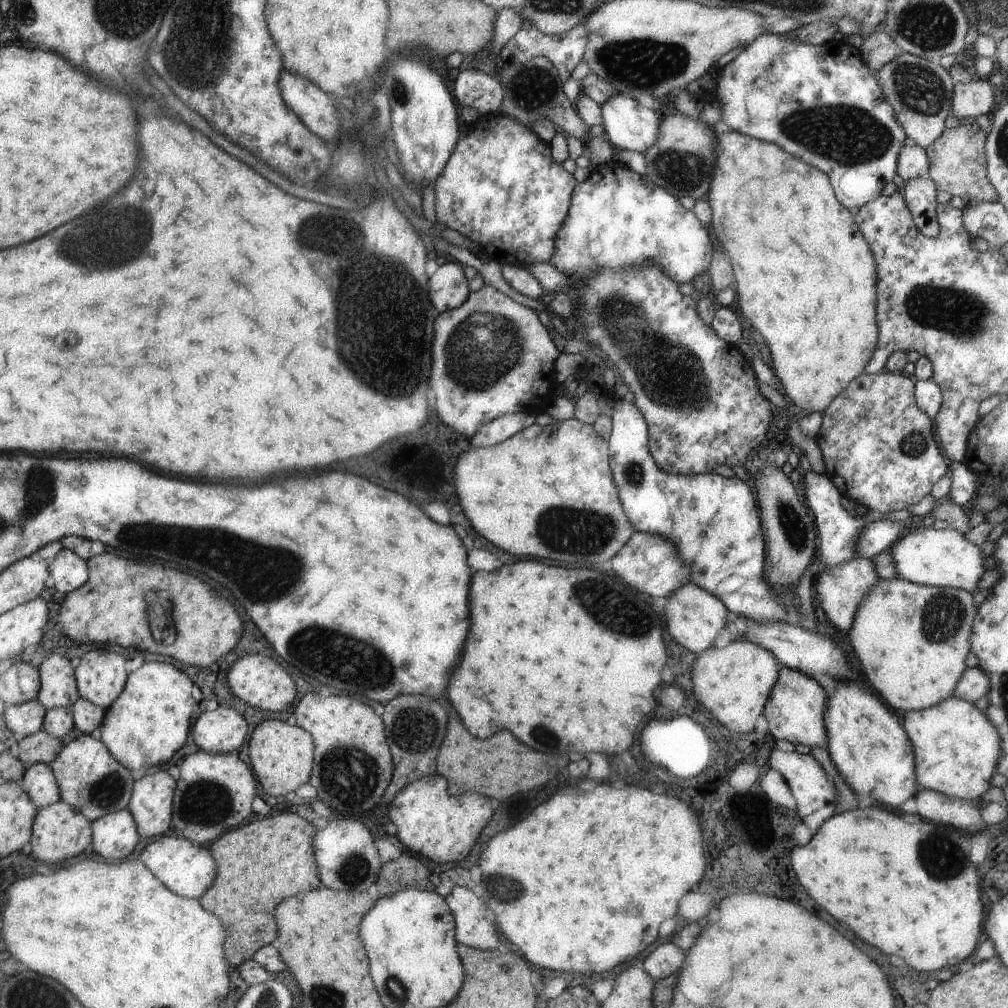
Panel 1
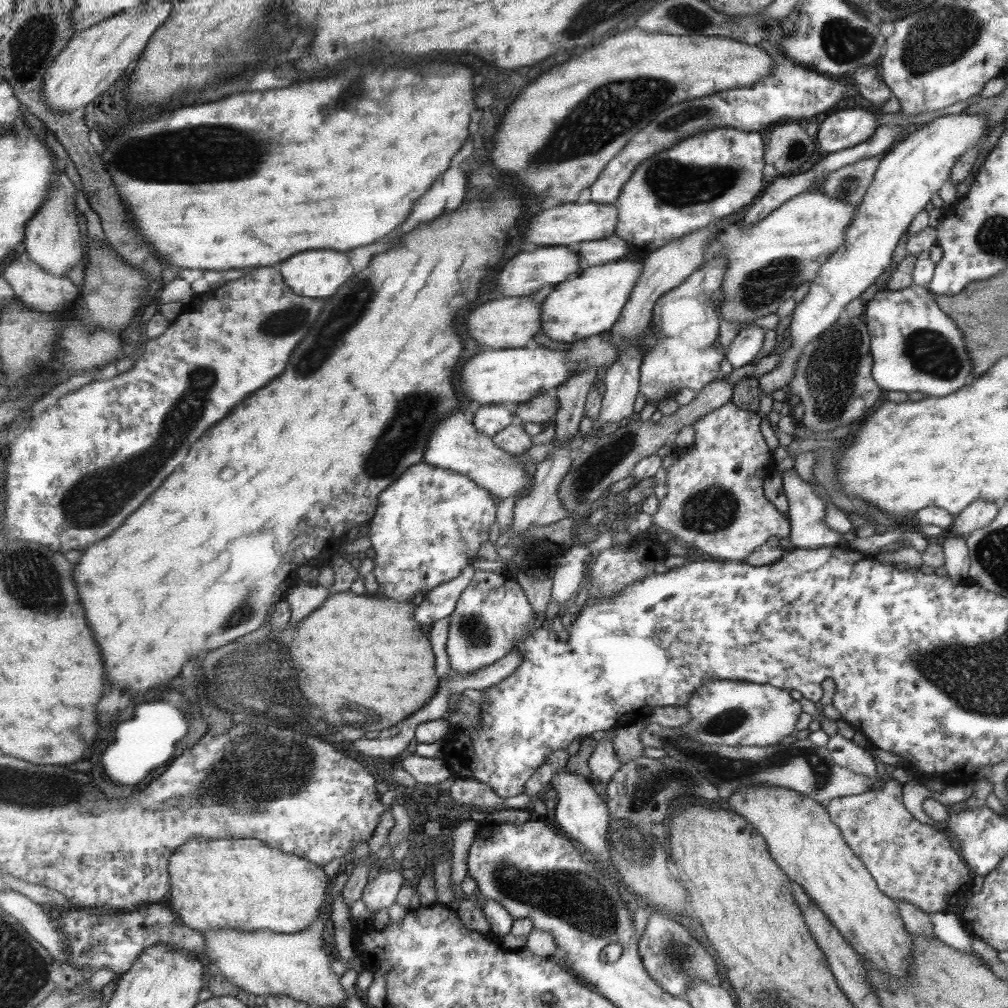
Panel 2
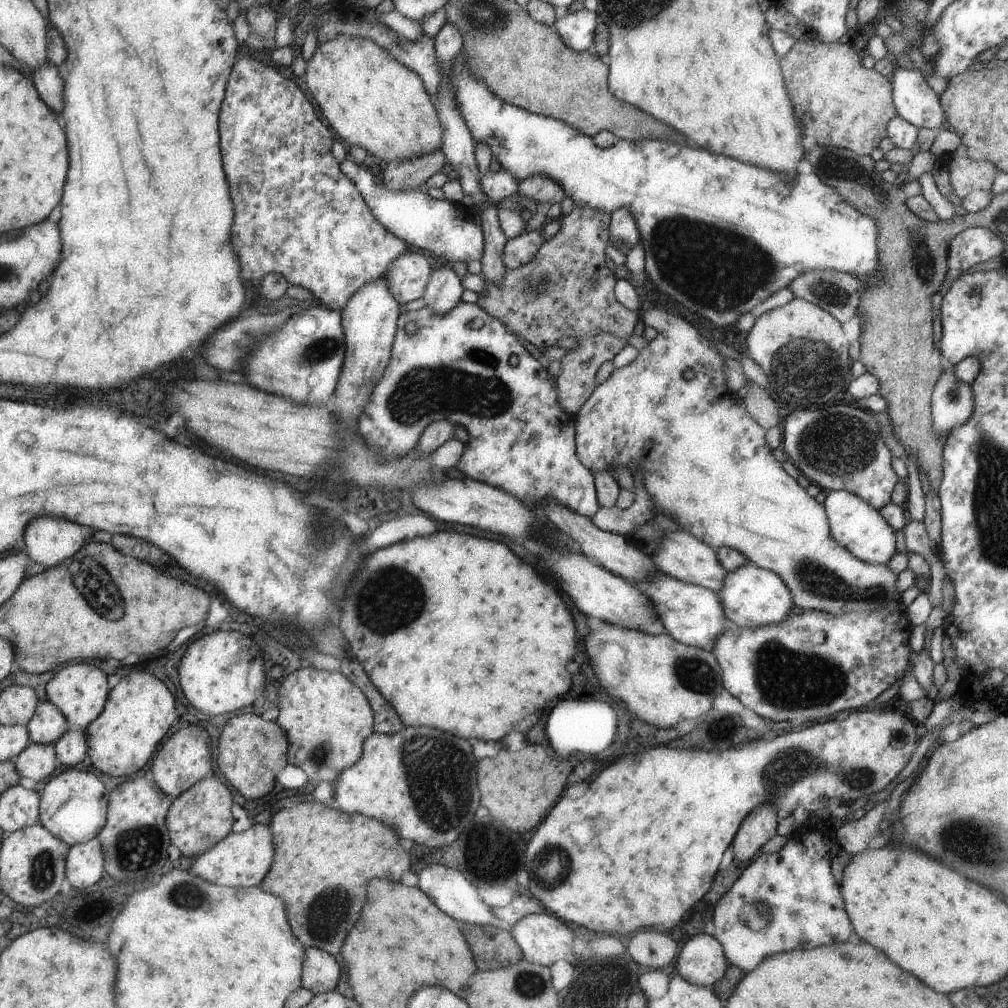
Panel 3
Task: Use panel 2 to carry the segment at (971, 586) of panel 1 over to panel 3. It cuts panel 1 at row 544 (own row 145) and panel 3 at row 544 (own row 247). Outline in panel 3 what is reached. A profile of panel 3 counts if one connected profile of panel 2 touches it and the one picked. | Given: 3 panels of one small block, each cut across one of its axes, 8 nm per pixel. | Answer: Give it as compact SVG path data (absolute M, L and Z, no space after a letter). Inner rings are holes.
M843 490L828 491L823 506L826 506L830 533L839 543L846 547L855 558L867 564L885 565L895 553L895 531L868 502L863 502L856 494Z

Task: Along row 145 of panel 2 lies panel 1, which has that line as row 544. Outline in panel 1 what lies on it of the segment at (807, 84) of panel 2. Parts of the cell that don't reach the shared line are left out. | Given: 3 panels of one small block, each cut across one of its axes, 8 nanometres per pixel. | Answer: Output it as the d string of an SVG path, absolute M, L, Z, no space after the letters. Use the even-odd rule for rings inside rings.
M634 531L630 540L623 546L623 554L615 554L615 558L609 558L611 570L623 578L633 590L650 596L669 596L673 590L688 582L687 564L683 564L677 558L675 546L657 534L643 534L641 531Z

